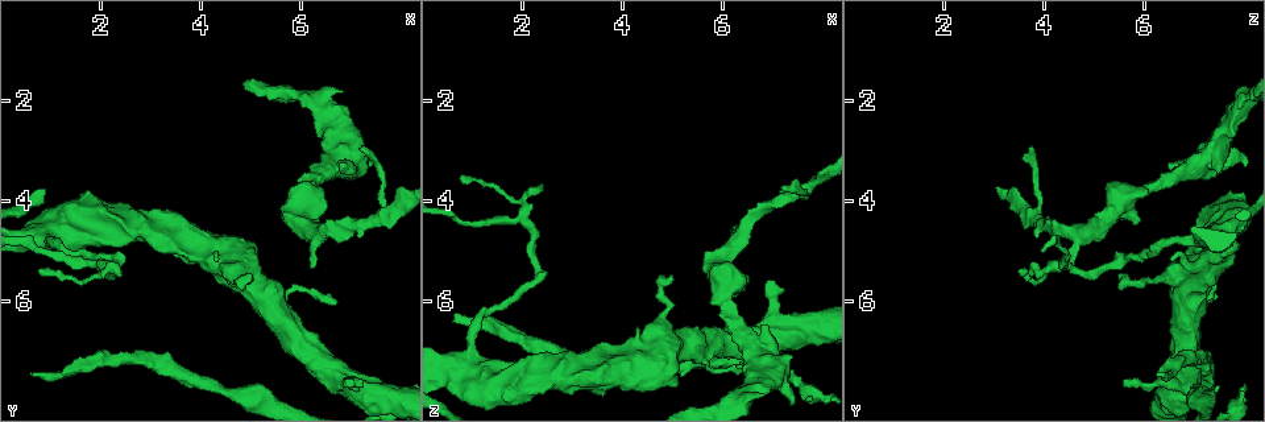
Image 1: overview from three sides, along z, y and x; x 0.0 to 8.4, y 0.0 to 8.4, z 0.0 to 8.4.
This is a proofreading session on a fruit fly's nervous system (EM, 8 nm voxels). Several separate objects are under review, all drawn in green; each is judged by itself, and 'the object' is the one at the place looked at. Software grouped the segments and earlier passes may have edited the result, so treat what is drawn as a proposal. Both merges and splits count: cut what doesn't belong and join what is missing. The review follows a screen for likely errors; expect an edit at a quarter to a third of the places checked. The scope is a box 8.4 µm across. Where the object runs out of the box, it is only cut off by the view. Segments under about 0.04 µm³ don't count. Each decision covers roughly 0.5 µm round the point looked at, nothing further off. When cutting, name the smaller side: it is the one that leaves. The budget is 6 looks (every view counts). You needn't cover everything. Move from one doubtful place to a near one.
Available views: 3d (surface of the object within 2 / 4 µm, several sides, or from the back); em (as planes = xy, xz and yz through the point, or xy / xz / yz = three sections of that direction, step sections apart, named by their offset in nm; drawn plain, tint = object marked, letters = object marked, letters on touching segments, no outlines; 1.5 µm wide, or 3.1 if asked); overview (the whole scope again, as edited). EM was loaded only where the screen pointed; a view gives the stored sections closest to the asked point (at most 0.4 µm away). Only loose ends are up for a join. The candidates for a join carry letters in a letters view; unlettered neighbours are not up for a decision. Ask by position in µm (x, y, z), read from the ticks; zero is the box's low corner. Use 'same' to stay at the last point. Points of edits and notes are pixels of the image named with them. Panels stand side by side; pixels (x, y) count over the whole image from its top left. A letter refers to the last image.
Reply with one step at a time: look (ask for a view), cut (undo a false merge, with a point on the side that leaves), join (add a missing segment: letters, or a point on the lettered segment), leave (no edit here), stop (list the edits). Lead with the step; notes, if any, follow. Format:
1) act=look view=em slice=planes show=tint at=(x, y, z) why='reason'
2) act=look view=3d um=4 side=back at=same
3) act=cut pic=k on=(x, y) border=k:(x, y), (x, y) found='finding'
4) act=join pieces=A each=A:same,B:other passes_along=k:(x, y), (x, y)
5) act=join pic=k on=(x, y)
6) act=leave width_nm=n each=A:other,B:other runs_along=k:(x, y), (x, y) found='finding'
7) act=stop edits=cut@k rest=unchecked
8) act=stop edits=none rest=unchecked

act=look view=3d um=4 at=(6.90, 7.65, 5.60)

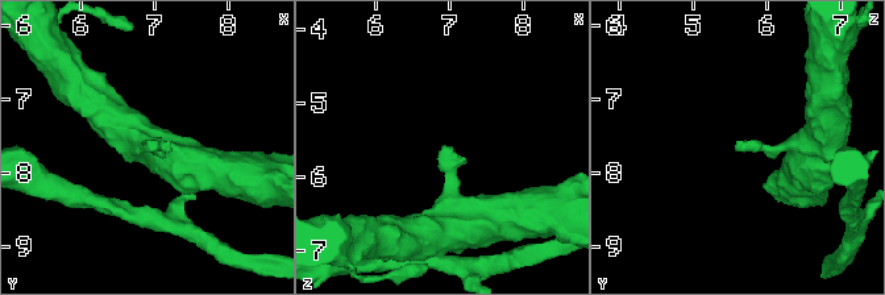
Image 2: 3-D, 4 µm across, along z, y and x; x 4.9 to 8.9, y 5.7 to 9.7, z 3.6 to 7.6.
act=look view=em slice=planes show=letters at=(6.90, 7.70, 5.55) why='shape alone is not enough'

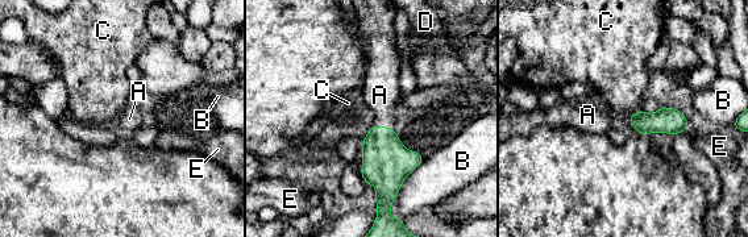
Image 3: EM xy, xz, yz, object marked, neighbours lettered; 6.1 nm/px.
act=join pieces=A each=A:same,B:other,C:other,D:other,E:other passes_along=3:(381, 142), (383, 128), (379, 95) found='it goes on there'

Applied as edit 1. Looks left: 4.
act=look view=overview why='redraw'

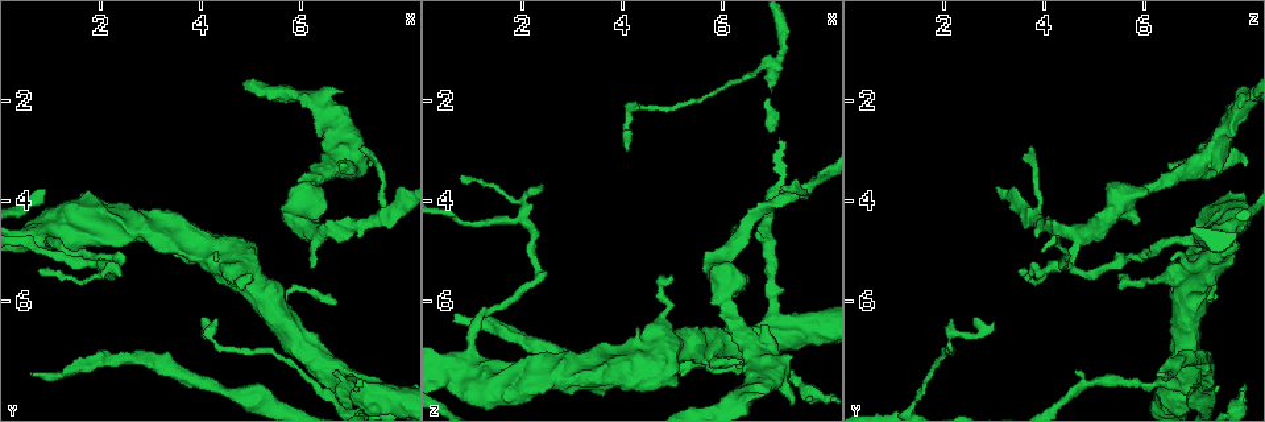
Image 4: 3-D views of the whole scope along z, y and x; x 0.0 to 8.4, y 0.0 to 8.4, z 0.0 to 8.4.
act=look view=em slice=planes show=letters at=(0.65, 7.45, 6.25) why='end of a long branch'

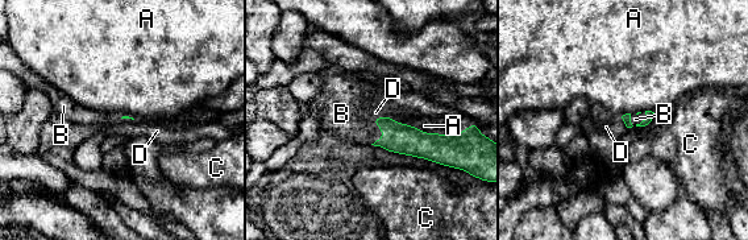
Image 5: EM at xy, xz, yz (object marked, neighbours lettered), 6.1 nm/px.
act=join pieces=B longest_contact=A:380nm each=A:other,B:same,C:other,D:other found='the neuron continues'

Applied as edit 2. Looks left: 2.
act=stop edits=join@3,join@5 rest=unchecked

